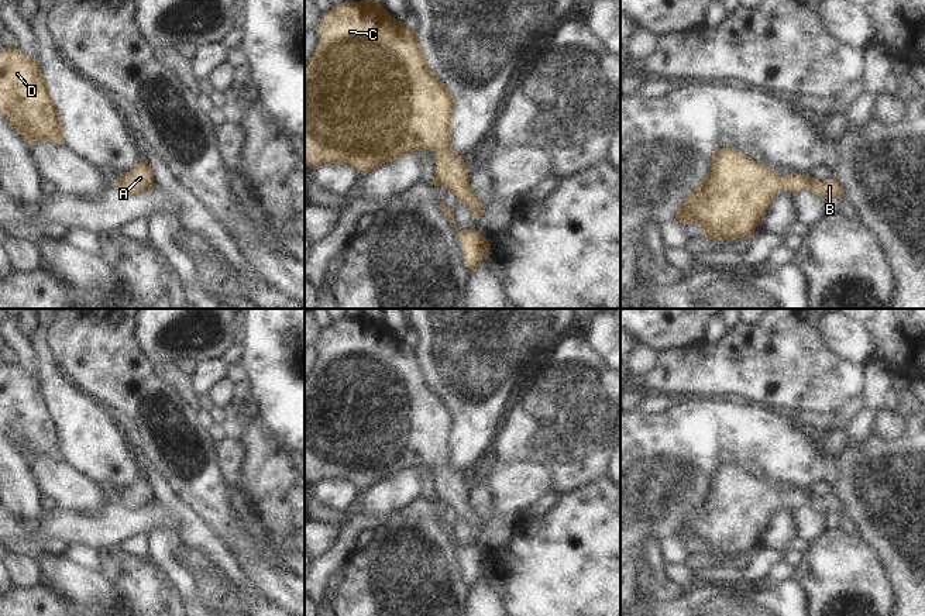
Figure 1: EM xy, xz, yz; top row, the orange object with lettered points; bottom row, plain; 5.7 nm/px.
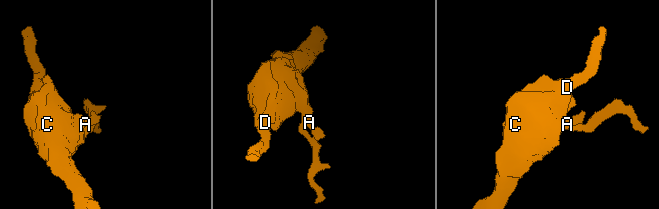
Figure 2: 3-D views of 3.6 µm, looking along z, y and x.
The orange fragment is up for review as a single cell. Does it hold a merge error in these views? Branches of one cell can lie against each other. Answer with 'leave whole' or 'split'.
split

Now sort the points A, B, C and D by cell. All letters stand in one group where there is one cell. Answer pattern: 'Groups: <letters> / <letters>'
Groups: A C D / B.

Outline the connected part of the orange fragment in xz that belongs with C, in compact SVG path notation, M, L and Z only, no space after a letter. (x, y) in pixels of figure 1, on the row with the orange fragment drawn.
M379 0L348 1L324 13L317 27L320 44L305 72L305 165L319 169L324 164L354 166L367 175L402 155L430 149L436 155L436 179L467 204L474 218L486 207L470 189L471 171L453 149L453 114L455 100L447 86L431 72L419 44L419 32L396 21Z

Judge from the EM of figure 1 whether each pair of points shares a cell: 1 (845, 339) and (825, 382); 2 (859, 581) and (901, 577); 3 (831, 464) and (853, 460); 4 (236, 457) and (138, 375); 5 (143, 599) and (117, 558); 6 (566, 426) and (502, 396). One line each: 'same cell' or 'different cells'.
1: different cells
2: different cells
3: same cell
4: different cells
5: same cell
6: different cells

